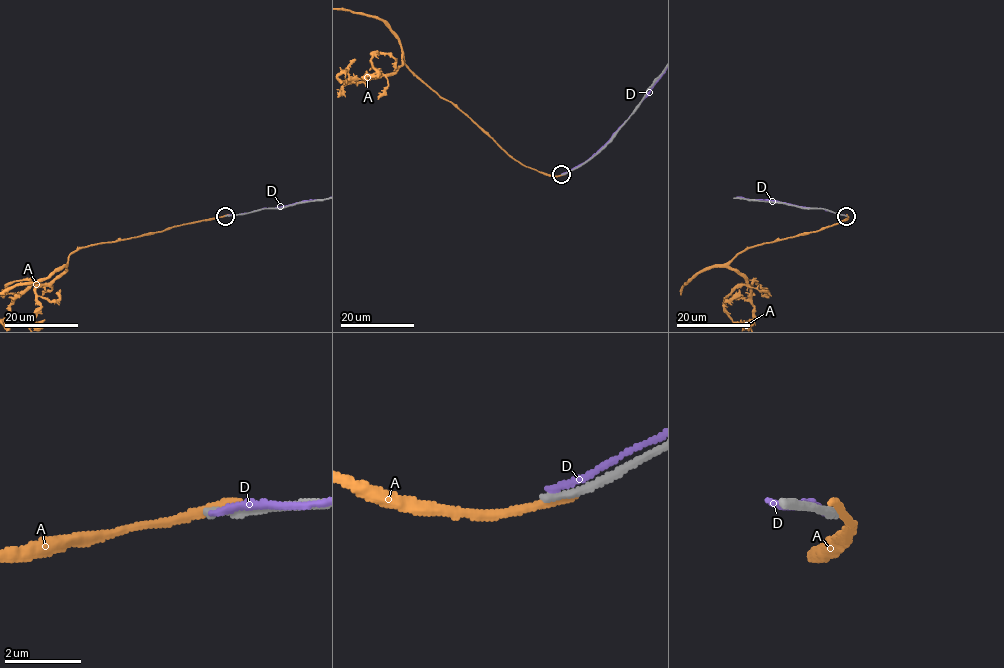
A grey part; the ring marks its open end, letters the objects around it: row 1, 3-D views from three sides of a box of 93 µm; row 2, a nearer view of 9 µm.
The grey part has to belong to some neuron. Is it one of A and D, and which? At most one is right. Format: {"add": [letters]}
{"add": []}

